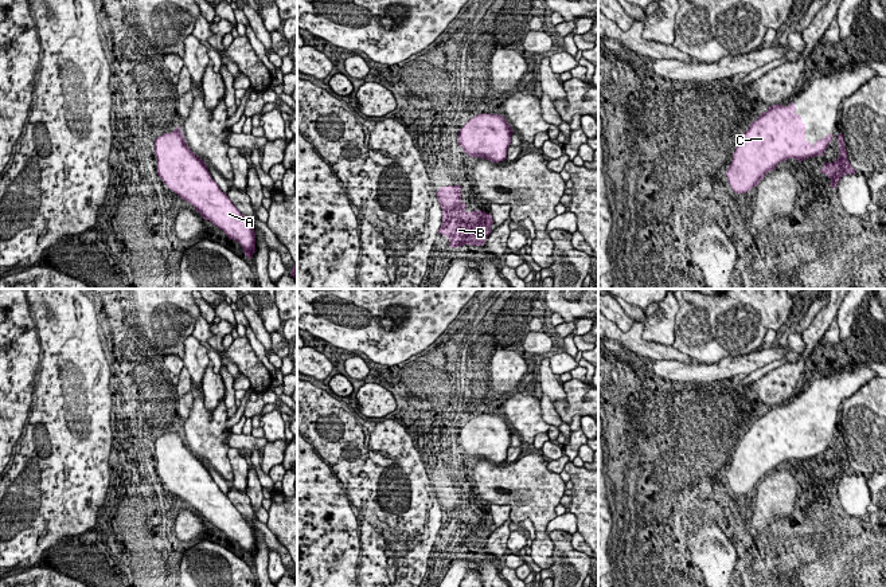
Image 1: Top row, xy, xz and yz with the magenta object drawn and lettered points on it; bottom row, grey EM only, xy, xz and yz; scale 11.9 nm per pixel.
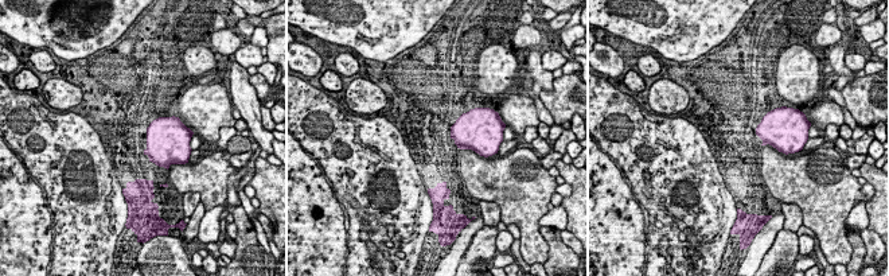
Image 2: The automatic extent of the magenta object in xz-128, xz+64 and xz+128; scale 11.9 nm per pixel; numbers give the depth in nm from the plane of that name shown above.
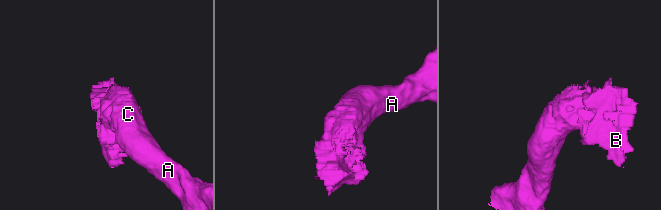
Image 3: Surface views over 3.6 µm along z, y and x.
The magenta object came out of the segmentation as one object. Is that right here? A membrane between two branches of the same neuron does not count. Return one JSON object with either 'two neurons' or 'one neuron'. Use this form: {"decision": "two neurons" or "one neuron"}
{"decision": "one neuron"}

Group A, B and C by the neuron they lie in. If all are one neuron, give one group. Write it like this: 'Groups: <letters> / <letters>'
Groups: A B C

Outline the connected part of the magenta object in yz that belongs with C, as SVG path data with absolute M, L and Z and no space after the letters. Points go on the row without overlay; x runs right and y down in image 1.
M793 403L788 407L772 406L743 434L726 473L735 494L746 494L757 488L781 462L796 459L801 463L824 455L834 435L827 435L815 445L807 443L805 424L795 411Z

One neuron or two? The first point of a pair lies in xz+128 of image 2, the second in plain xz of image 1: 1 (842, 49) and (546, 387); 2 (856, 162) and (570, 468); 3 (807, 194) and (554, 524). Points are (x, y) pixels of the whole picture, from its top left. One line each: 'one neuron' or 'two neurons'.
1: one neuron
2: two neurons
3: two neurons

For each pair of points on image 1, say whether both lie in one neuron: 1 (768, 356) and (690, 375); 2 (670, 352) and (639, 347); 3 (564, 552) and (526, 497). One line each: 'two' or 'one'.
1: one
2: one
3: two

